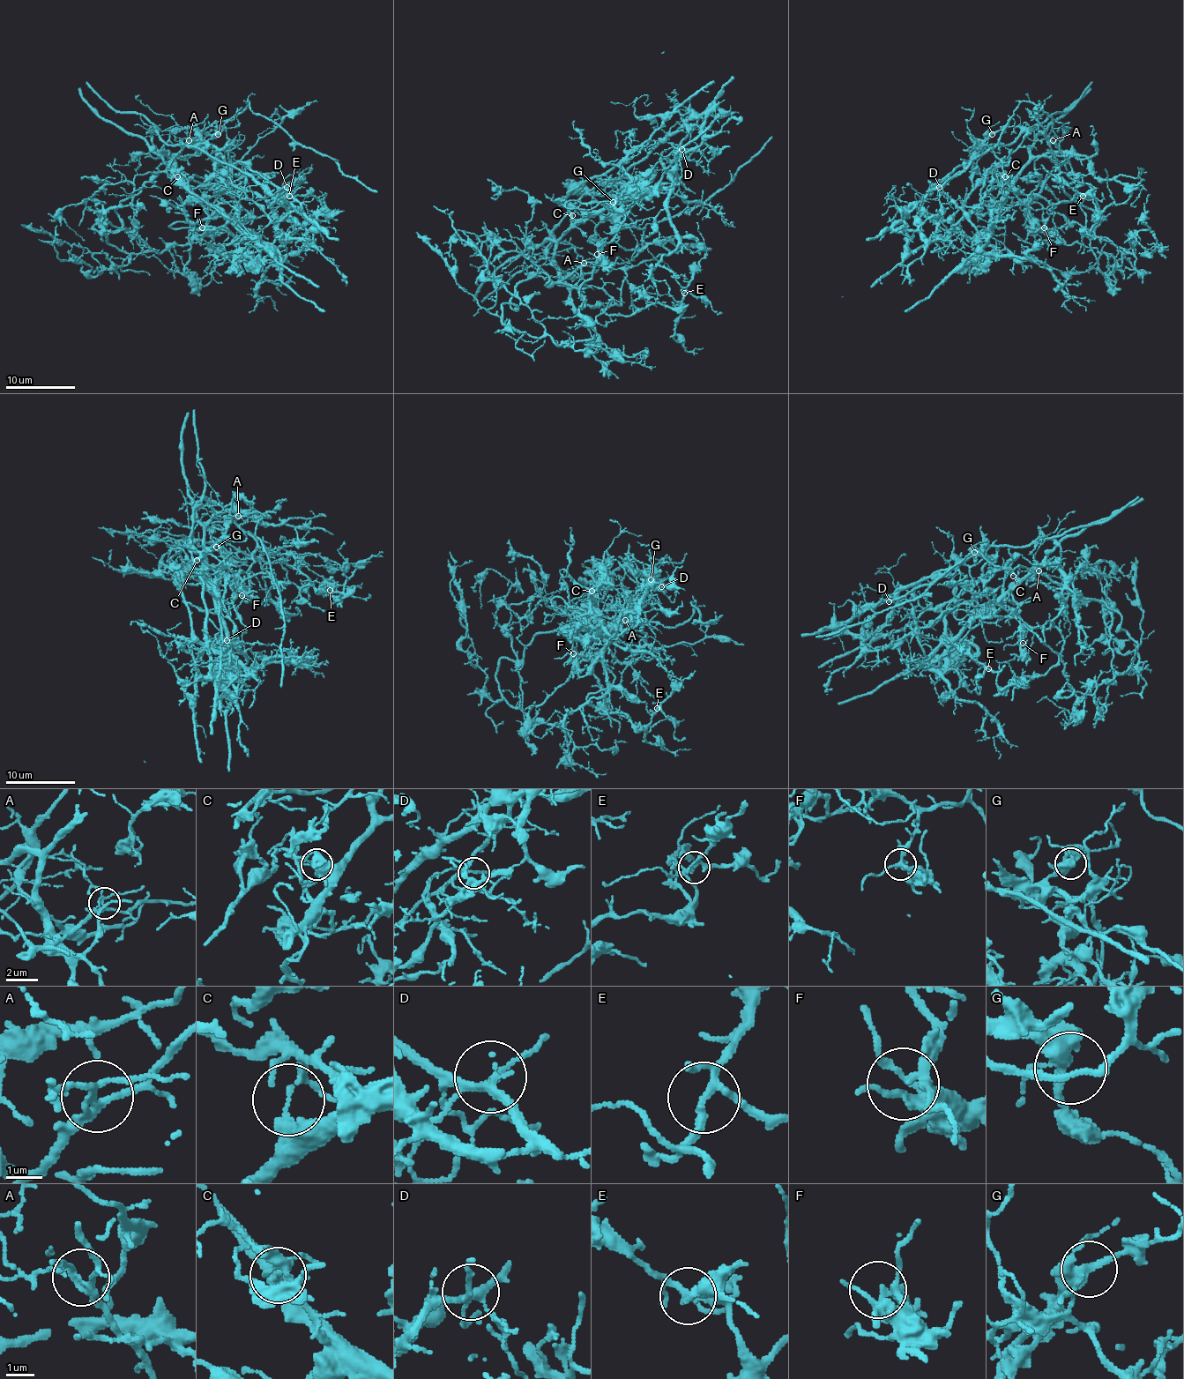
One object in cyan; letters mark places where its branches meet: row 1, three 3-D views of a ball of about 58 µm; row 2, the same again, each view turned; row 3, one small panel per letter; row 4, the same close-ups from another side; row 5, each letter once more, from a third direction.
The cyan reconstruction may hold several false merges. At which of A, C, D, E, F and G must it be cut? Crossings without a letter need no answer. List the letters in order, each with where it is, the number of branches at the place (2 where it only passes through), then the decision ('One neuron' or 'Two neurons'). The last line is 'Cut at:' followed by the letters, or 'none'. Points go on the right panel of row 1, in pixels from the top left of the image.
A: Place: (1053, 140). Branches: 4. One neuron
C: Place: (1005, 176). Branches: 3. Two neurons
D: Place: (939, 187). Branches: 4. Two neurons
E: Place: (1083, 196). Branches: 4. One neuron
F: Place: (1044, 227). Branches: 3. One neuron
G: Place: (992, 134). Branches: 3. One neuron
Cut at: C, D

